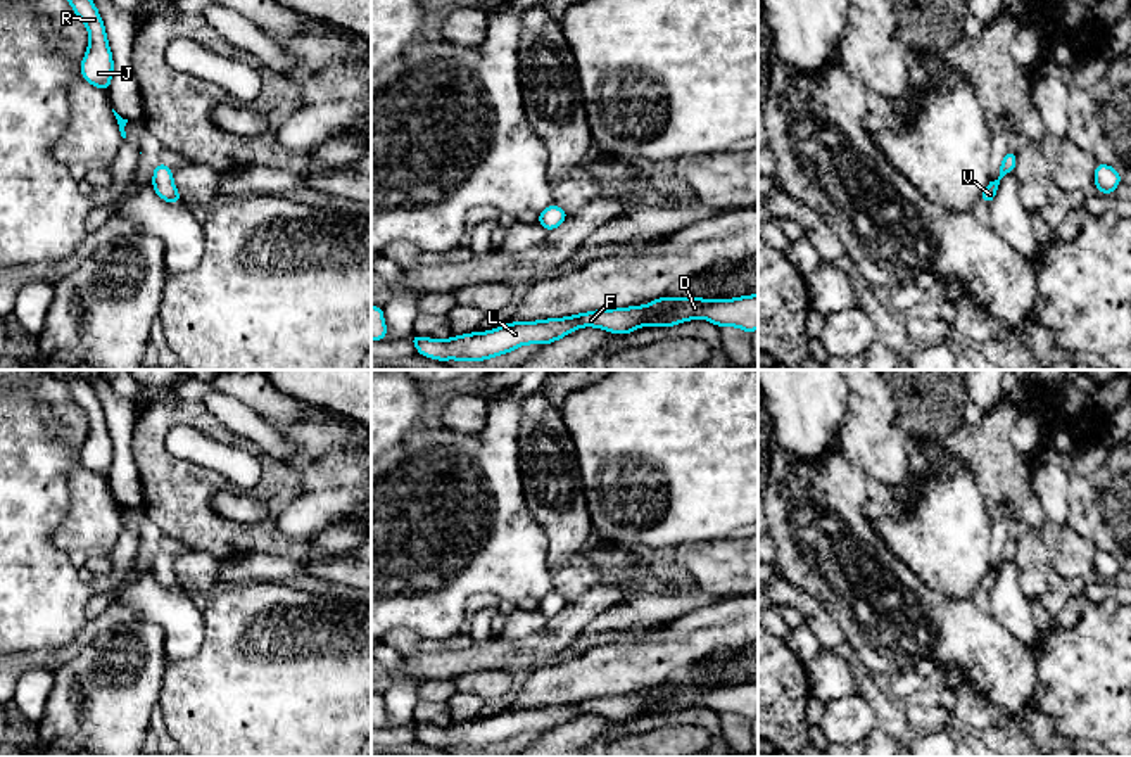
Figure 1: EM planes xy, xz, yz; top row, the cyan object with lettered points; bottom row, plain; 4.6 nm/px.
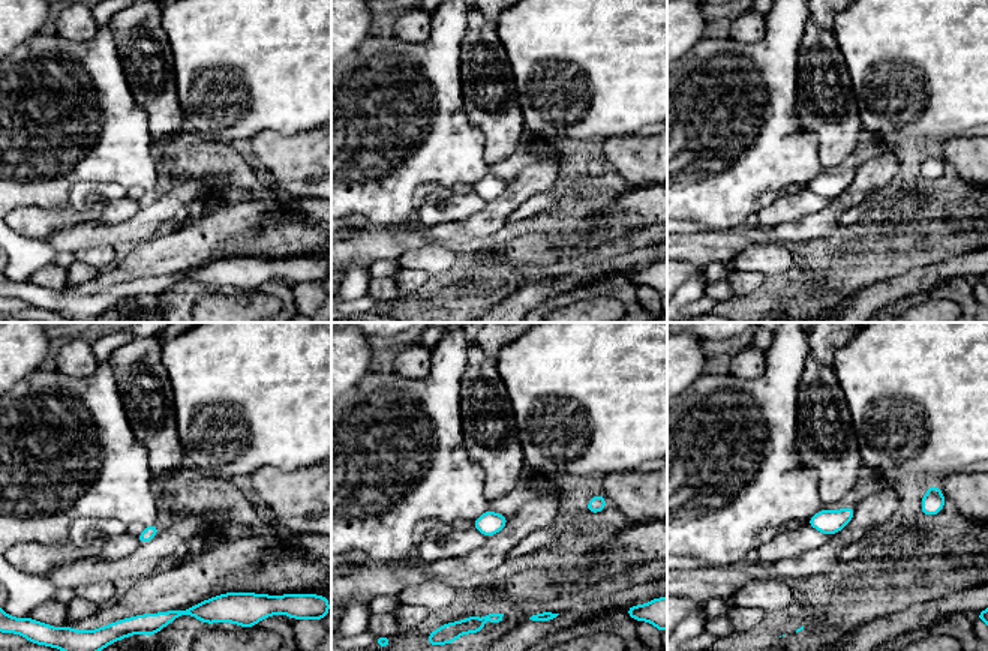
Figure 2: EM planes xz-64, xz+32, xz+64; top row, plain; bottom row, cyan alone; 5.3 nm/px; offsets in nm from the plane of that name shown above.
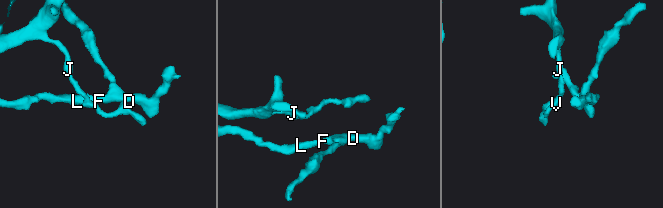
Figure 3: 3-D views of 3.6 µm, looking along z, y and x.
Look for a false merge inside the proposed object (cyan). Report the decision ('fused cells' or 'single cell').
single cell

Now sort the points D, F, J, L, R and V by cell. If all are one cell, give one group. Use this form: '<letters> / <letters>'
D F J L R V

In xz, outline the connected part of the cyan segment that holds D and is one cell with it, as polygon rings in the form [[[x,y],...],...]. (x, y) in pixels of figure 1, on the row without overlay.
[[[758,681],[736,686],[660,684],[646,693],[587,698],[566,705],[513,709],[489,719],[471,719],[445,728],[411,722],[418,741],[439,748],[482,748],[525,731],[551,731],[580,714],[597,714],[615,722],[630,721],[642,712],[673,714],[705,705],[717,714],[739,714],[748,721],[758,716]]]

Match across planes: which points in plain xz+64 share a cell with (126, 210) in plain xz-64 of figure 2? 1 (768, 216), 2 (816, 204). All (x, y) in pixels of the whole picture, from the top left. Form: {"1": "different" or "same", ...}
{"1": "same", "2": "same"}

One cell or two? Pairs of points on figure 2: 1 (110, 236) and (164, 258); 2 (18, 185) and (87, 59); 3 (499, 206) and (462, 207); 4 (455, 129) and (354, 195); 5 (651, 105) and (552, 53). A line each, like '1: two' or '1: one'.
1: two
2: one
3: two
4: one
5: one

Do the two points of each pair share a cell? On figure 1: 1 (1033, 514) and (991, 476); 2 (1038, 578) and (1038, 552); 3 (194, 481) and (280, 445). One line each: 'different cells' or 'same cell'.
1: same cell
2: same cell
3: different cells

